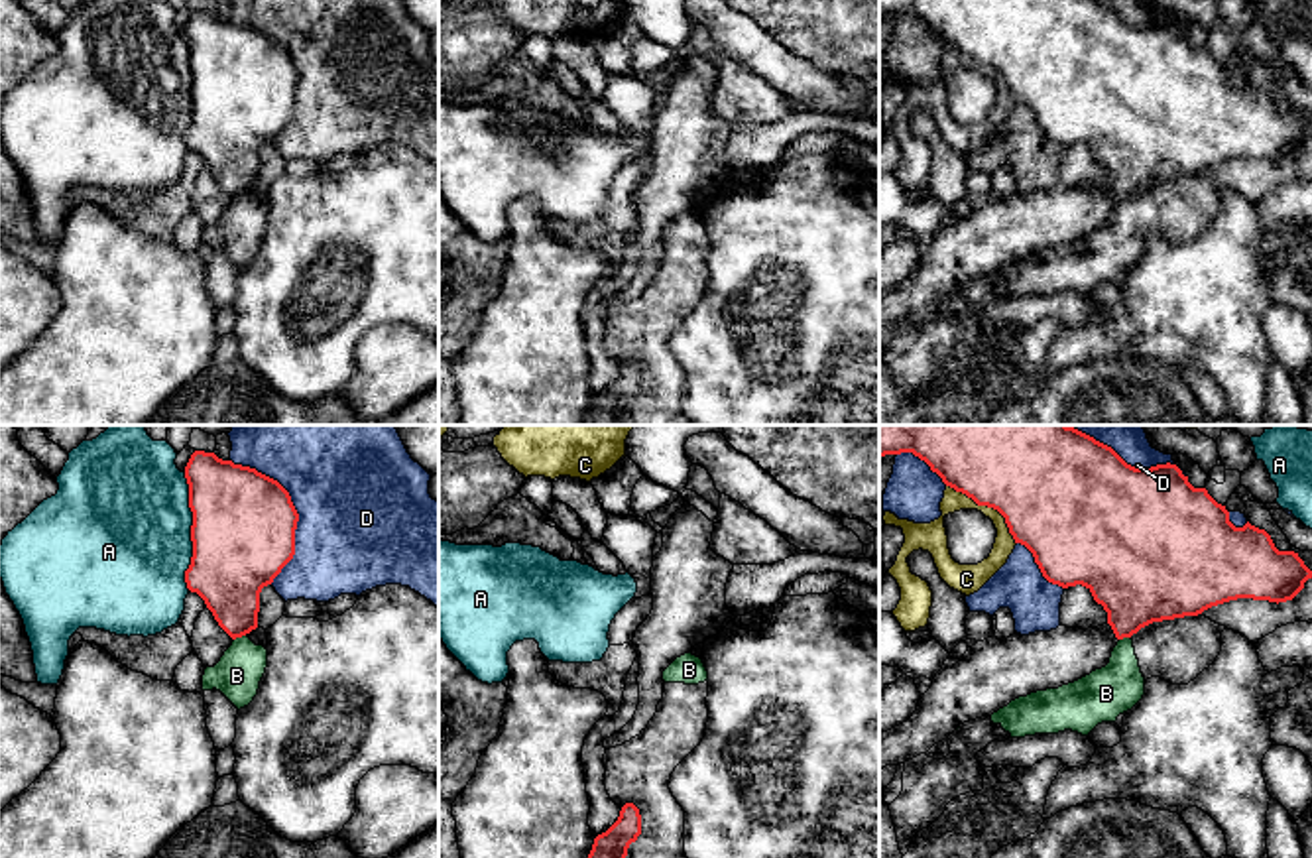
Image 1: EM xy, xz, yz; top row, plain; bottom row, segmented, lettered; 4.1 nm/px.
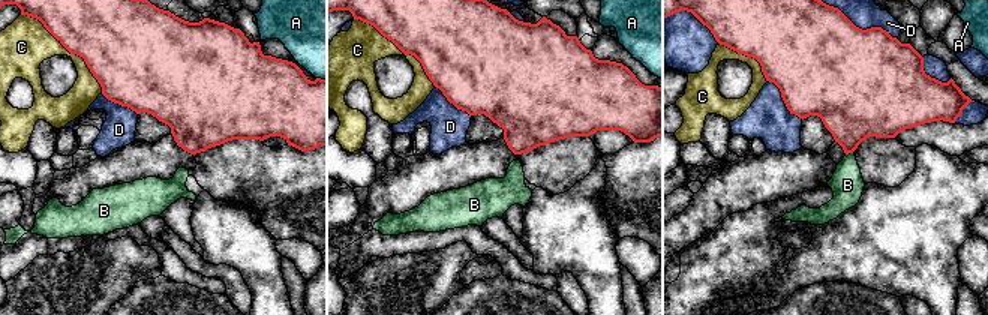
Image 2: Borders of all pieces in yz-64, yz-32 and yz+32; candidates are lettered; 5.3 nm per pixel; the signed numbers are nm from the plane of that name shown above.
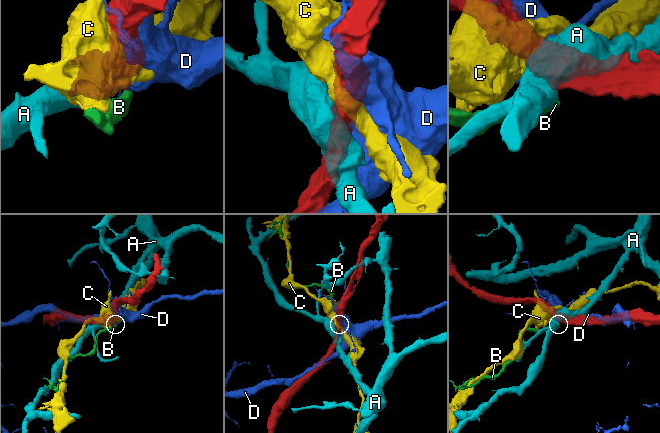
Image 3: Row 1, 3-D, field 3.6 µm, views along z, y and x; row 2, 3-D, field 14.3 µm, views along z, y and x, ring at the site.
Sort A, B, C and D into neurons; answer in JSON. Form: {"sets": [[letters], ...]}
{"sets": [["A"], ["B"], ["C"], ["D"]]}

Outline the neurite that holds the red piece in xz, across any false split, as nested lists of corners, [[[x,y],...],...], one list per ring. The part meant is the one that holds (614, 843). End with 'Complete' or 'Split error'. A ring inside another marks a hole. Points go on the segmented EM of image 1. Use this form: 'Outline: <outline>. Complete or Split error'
Outline: [[[626,803],[618,821],[594,838],[588,858],[626,858],[631,842],[641,834],[641,815],[633,803]]]. Complete

